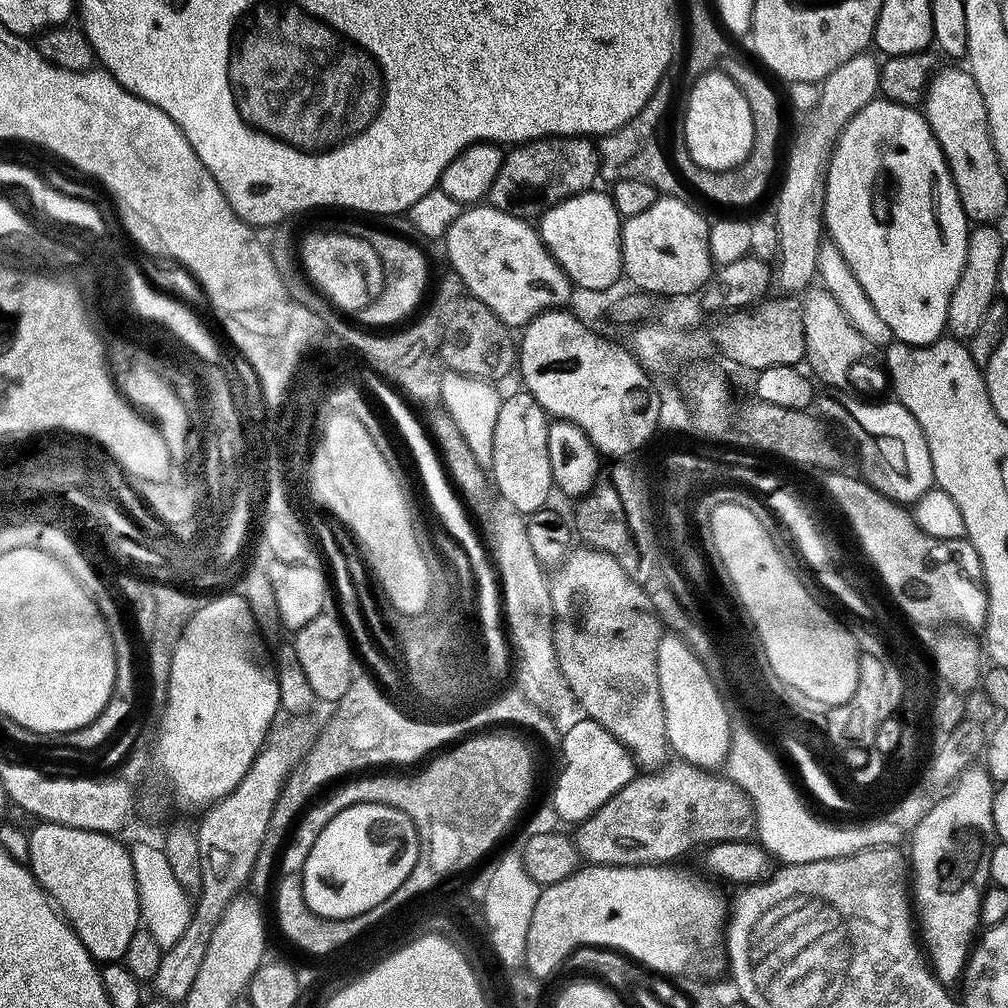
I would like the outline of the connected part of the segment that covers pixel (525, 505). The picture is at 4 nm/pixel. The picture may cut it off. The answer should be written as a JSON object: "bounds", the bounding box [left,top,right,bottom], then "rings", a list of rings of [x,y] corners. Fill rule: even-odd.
{"bounds":[490,390,553,514],"rings":[[[519,390],[513,396],[505,395],[500,401],[498,422],[494,422],[494,454],[490,465],[490,476],[494,488],[504,495],[509,509],[521,514],[531,514],[549,503],[548,495],[553,495],[552,471],[550,470],[550,454],[546,450],[548,425],[550,417],[537,400],[527,390]]]}

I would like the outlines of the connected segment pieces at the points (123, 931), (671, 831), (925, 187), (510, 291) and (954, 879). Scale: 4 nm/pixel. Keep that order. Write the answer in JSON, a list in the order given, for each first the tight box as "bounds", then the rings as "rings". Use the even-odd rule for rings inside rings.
[{"bounds":[26,822,142,965],"rings":[[[43,822],[36,826],[36,829],[28,832],[30,850],[26,864],[32,875],[95,961],[101,965],[123,961],[130,946],[130,938],[134,938],[142,924],[140,890],[136,887],[131,851],[127,847],[123,848],[116,841],[117,837],[107,832],[71,829],[70,826]]]},{"bounds":[574,758,755,866],"rings":[[[676,758],[659,770],[634,776],[595,814],[577,825],[574,843],[581,857],[594,866],[668,864],[686,855],[695,844],[747,840],[755,827],[752,800],[735,782]]]},{"bounds":[822,98,970,346],"rings":[[[873,98],[867,104],[861,106],[851,118],[851,127],[847,126],[840,130],[832,160],[826,165],[828,185],[823,185],[822,188],[824,193],[823,223],[826,225],[827,235],[832,235],[832,240],[836,243],[837,250],[835,251],[844,258],[847,269],[858,280],[879,317],[890,327],[893,337],[899,343],[917,346],[933,344],[935,340],[941,339],[945,335],[948,326],[948,303],[954,294],[954,286],[958,284],[958,278],[966,260],[966,246],[968,245],[968,233],[970,231],[968,216],[964,213],[964,204],[960,201],[960,192],[956,189],[952,176],[953,169],[940,148],[938,138],[935,137],[931,126],[928,125],[929,117],[923,111],[920,113],[920,110],[916,106],[896,104],[892,100],[883,98]]]},{"bounds":[442,206,574,330],"rings":[[[468,206],[449,226],[442,240],[442,244],[448,247],[448,264],[461,275],[467,291],[494,310],[497,318],[513,330],[523,329],[540,312],[563,309],[569,303],[574,287],[568,275],[560,269],[560,263],[548,253],[539,231],[528,224],[531,223],[527,219],[509,216],[491,206]]]},{"bounds":[910,766,996,986],"rings":[[[971,766],[939,798],[941,800],[929,807],[916,828],[911,829],[910,880],[914,885],[914,908],[918,913],[918,928],[922,933],[927,963],[941,984],[952,986],[955,980],[957,983],[963,977],[964,967],[968,965],[968,958],[974,947],[973,941],[978,936],[976,928],[981,927],[980,907],[984,889],[990,884],[988,862],[984,855],[990,848],[988,839],[996,836],[996,823],[992,813],[994,781],[983,767]]]}]

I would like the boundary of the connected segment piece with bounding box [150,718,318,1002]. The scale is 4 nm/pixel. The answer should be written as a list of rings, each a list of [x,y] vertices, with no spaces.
[[[288,718],[284,725],[273,727],[270,735],[260,753],[256,755],[256,761],[250,766],[250,770],[226,794],[222,799],[216,801],[207,809],[208,812],[198,825],[198,854],[201,855],[202,884],[198,899],[194,904],[194,911],[182,938],[174,946],[170,946],[160,957],[158,974],[150,981],[150,988],[153,988],[155,995],[159,999],[169,1002],[183,1002],[190,994],[190,986],[194,986],[194,978],[200,976],[202,970],[202,958],[206,958],[206,946],[210,946],[211,934],[218,926],[223,912],[229,906],[234,897],[239,895],[245,886],[252,879],[252,867],[258,858],[258,850],[262,846],[262,838],[266,838],[266,826],[270,826],[270,814],[274,810],[274,802],[278,802],[280,791],[284,788],[284,781],[293,768],[303,760],[308,753],[312,743],[316,741],[318,735],[317,725],[312,725],[308,718]]]

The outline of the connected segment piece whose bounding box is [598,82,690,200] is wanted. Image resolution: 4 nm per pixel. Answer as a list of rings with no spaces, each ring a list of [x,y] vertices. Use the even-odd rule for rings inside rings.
[[[661,82],[654,90],[654,94],[644,103],[642,110],[630,122],[626,122],[616,132],[609,132],[606,136],[599,137],[598,151],[600,154],[599,175],[608,179],[608,182],[615,182],[621,178],[625,180],[641,180],[650,182],[657,193],[673,196],[679,200],[688,200],[690,194],[689,185],[686,183],[679,171],[670,163],[669,157],[660,149],[656,141],[656,127],[668,108],[667,83]]]

